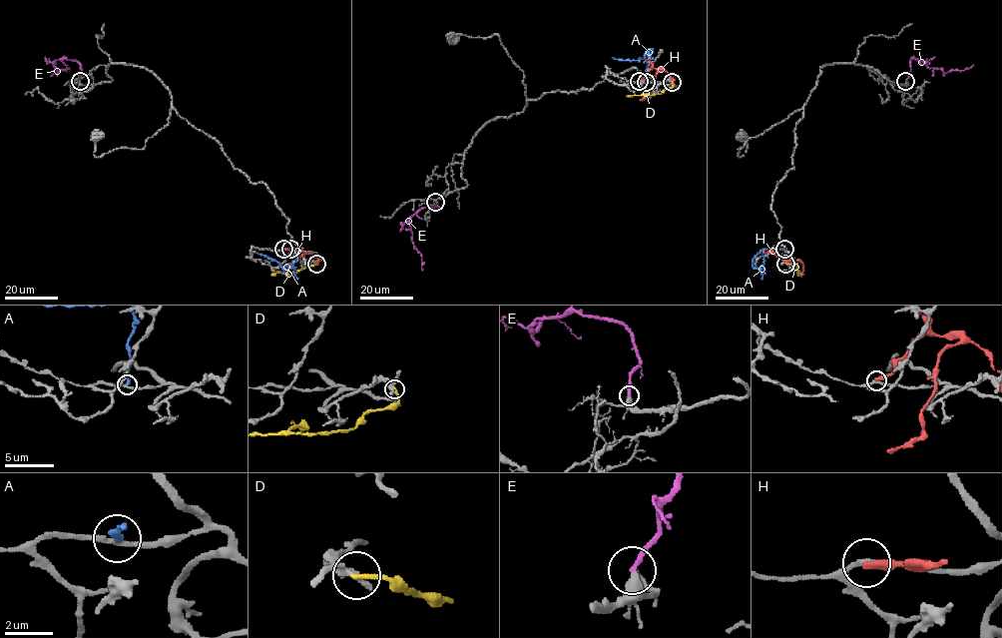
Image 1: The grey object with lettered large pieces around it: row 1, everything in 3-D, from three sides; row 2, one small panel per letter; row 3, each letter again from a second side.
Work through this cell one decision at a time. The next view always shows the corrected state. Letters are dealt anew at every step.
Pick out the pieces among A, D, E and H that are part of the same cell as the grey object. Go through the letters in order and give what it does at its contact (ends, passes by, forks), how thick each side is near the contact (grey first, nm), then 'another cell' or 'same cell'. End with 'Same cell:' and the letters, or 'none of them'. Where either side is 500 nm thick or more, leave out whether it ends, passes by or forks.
A: it ends; calibres 180 and 190 nm; another cell
D: it ends; calibres 280 and 190 nm; another cell
E: it ends; calibres 340 and 240 nm; same cell
H: it ends; calibres 200 and 320 nm; another cell
Same cell: E

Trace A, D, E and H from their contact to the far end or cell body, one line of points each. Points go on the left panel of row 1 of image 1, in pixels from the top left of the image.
A: (290, 250), (297, 260), (288, 268), (287, 266), (282, 268), (256, 252)
D: (316, 264), (290, 274), (270, 274)
E: (80, 81), (82, 71), (78, 62), (65, 59), (53, 63), (57, 73), (66, 71), (67, 65)
H: (283, 249), (306, 253), (289, 264), (285, 272), (289, 276)

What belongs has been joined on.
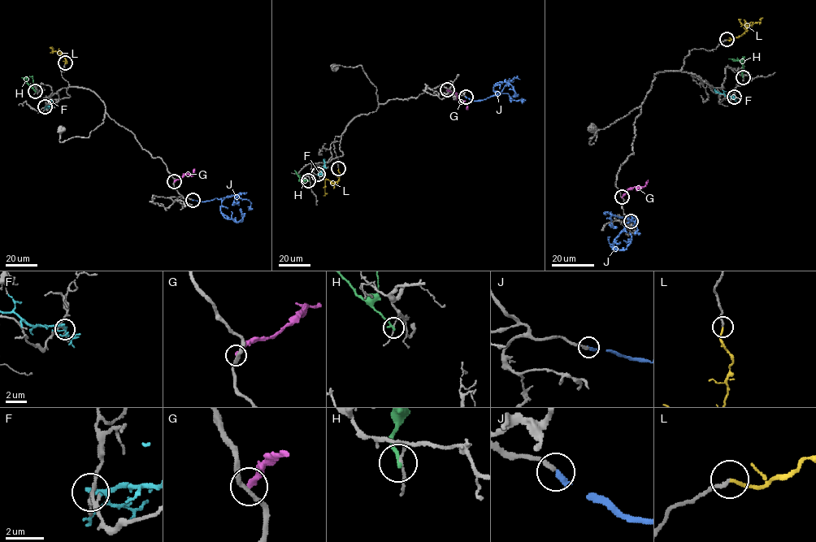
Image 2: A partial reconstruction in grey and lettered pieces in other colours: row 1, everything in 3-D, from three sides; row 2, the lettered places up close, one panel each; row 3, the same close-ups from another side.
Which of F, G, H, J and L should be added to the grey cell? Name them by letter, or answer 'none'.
J, L

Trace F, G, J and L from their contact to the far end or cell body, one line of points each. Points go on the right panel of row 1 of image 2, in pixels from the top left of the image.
F: (734, 97), (718, 93), (714, 88)
G: (622, 197), (629, 188), (641, 187), (648, 180)
J: (631, 221), (636, 223), (632, 218), (625, 224), (611, 248), (616, 251), (626, 249), (631, 237), (629, 232)
L: (727, 40), (739, 36), (746, 30), (746, 25), (740, 23), (758, 22), (762, 18)

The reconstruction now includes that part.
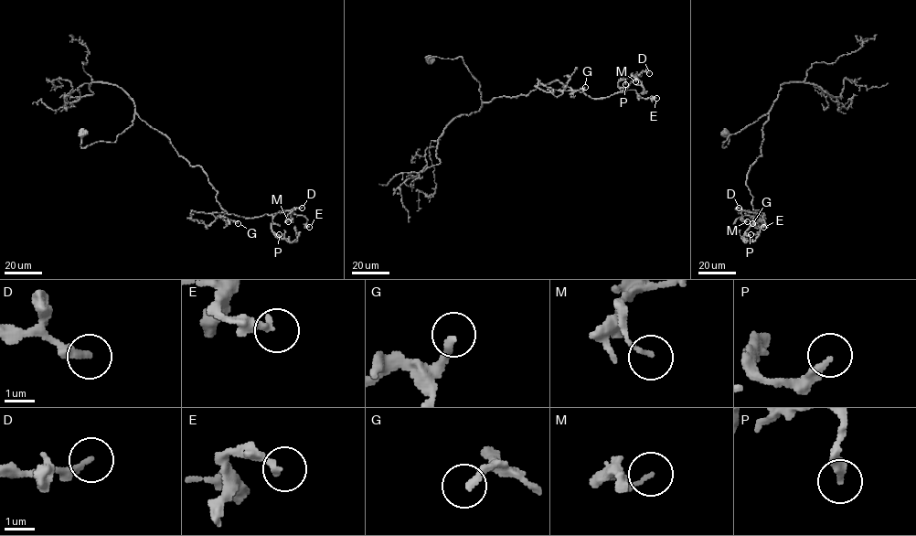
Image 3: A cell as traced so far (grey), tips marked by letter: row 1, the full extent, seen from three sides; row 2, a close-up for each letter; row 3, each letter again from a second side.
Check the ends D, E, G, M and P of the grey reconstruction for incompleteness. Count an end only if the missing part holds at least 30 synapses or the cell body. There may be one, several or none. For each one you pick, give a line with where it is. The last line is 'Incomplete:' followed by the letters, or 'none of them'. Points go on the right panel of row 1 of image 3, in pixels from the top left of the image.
G: Place: (752, 223)
Incomplete: G

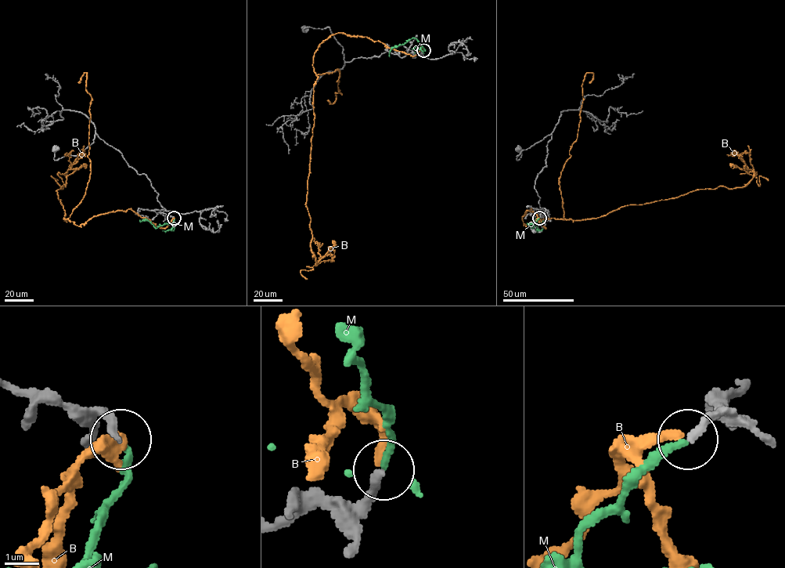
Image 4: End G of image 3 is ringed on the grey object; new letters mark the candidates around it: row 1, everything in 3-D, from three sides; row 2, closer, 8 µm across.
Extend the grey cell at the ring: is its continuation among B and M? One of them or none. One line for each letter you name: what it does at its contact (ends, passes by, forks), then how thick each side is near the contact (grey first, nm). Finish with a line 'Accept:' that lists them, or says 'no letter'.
M: It ends there. Thickness 220 nm (grey) against 180 nm
Accept: M

